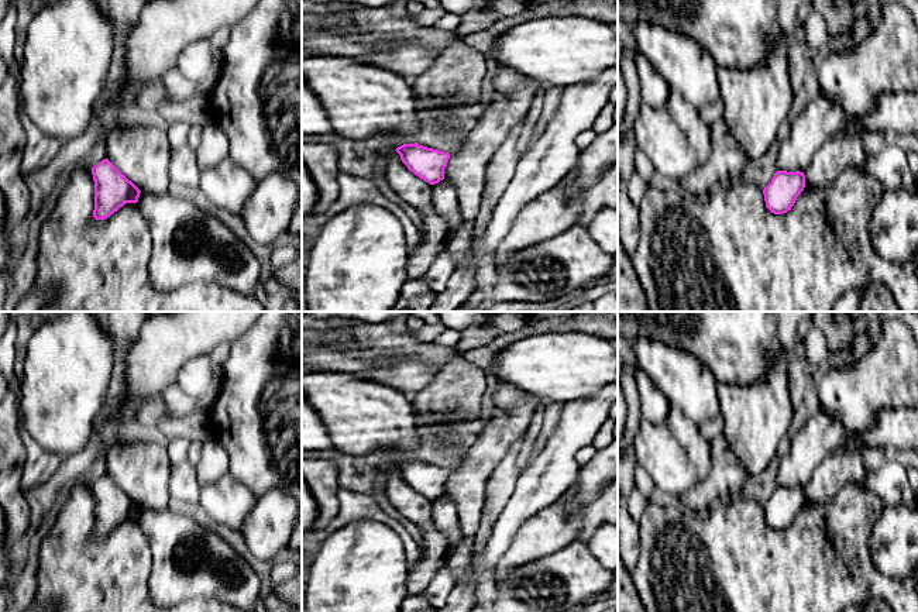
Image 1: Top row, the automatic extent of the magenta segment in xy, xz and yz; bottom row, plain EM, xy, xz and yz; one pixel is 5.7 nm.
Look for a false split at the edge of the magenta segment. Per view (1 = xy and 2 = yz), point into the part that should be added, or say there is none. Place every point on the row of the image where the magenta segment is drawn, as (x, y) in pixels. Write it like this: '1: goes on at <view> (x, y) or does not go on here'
1: does not go on here
2: does not go on here

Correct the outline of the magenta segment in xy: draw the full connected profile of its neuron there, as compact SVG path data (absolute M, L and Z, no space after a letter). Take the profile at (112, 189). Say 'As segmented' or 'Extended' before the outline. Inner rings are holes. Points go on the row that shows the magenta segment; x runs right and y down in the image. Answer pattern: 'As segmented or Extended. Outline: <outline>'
As segmented. Outline: M107 158L92 168L94 180L93 217L103 220L126 203L137 203L141 190L126 178Z

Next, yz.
As segmented. Outline: M777 171L771 182L763 189L766 207L774 214L787 213L804 188L804 172Z

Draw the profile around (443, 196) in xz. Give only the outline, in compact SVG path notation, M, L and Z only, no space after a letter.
M446 180L433 185L432 189L433 210L448 223L448 237L461 226L464 219L460 214L457 195L454 188Z

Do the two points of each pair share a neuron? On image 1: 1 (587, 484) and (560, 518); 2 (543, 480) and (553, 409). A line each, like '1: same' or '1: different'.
1: same
2: different

